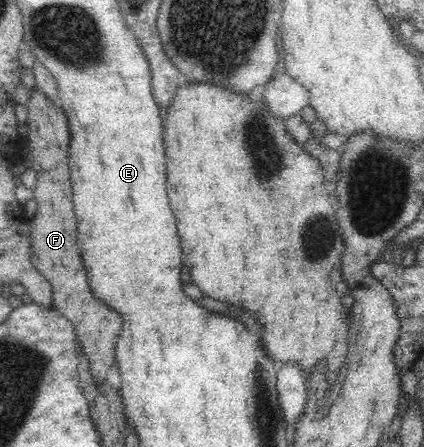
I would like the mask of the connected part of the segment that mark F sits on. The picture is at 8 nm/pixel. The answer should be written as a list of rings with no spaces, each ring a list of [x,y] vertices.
[[[34,88],[27,103],[29,148],[32,170],[37,174],[33,188],[37,203],[35,216],[29,223],[30,259],[53,290],[53,303],[59,314],[73,325],[77,343],[89,360],[89,371],[97,386],[107,381],[108,371],[116,364],[116,345],[122,330],[121,316],[103,306],[89,290],[87,274],[77,247],[76,215],[73,209],[68,148],[70,143],[68,119],[59,105],[54,105],[40,90]]]

